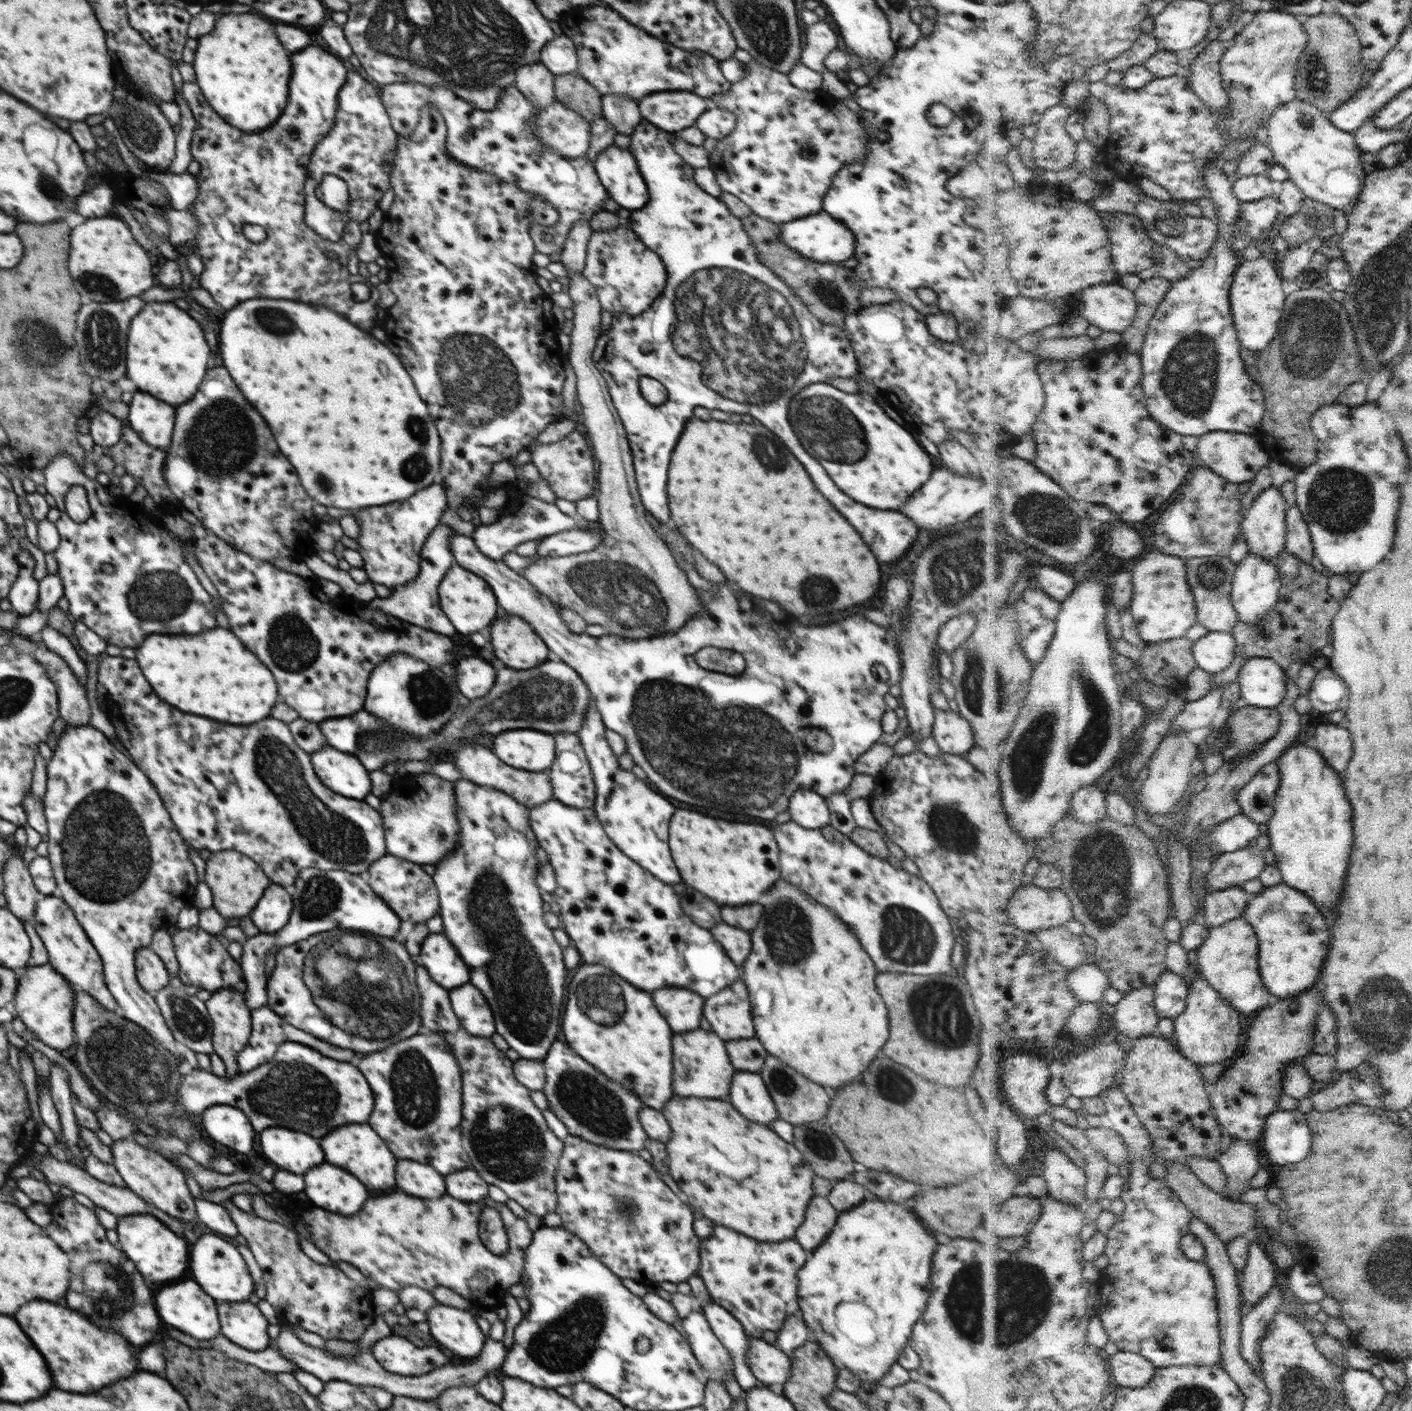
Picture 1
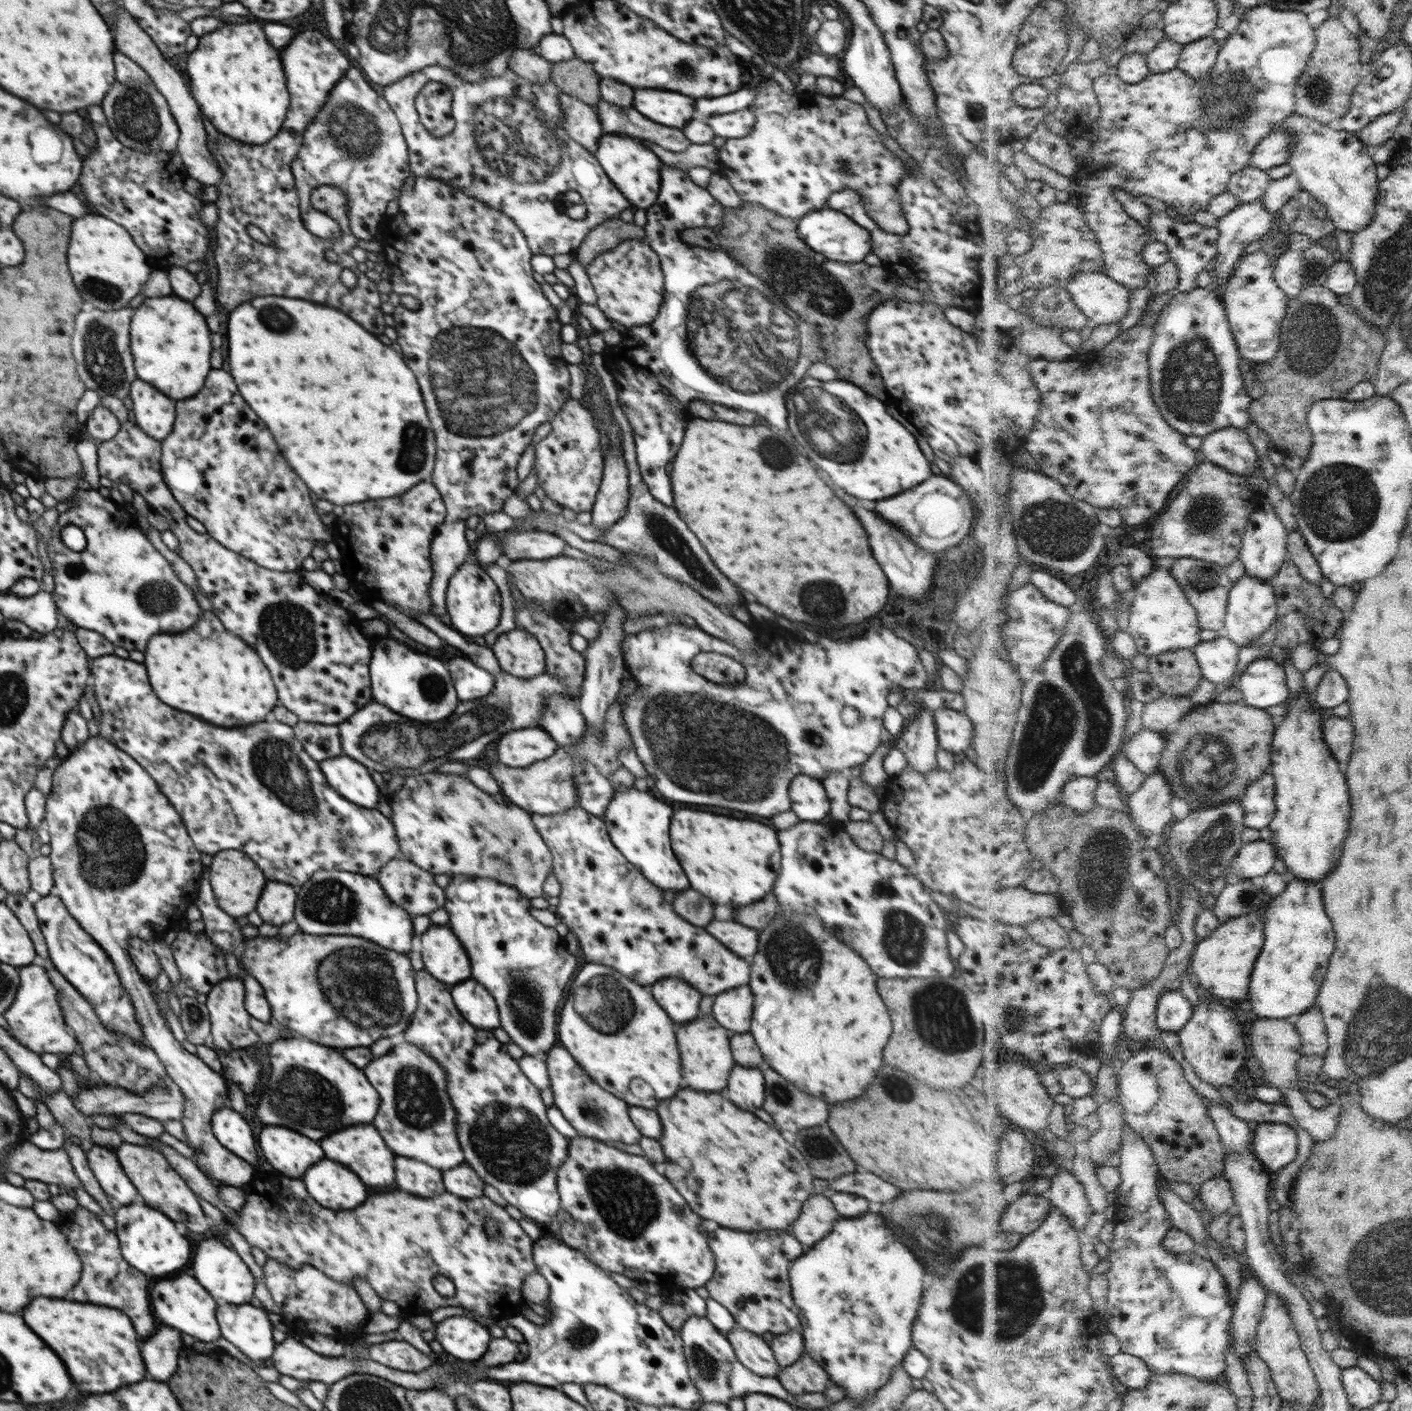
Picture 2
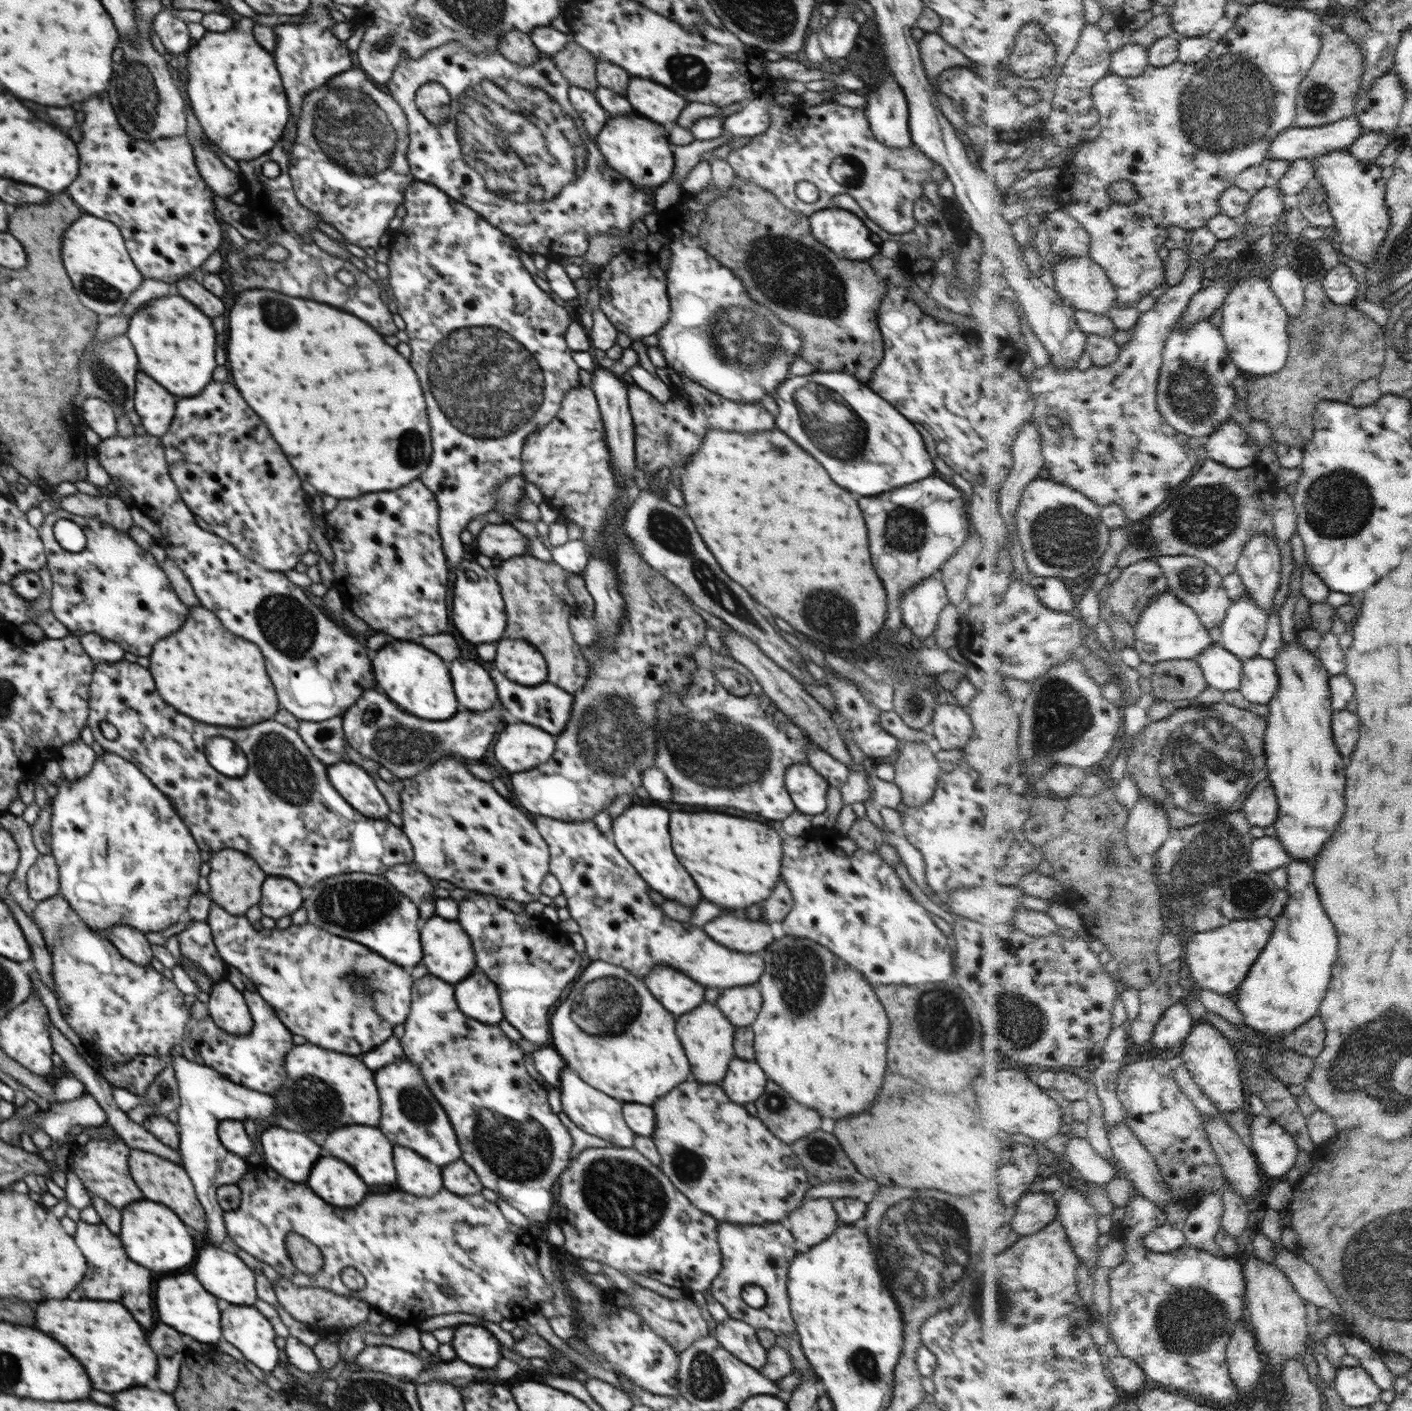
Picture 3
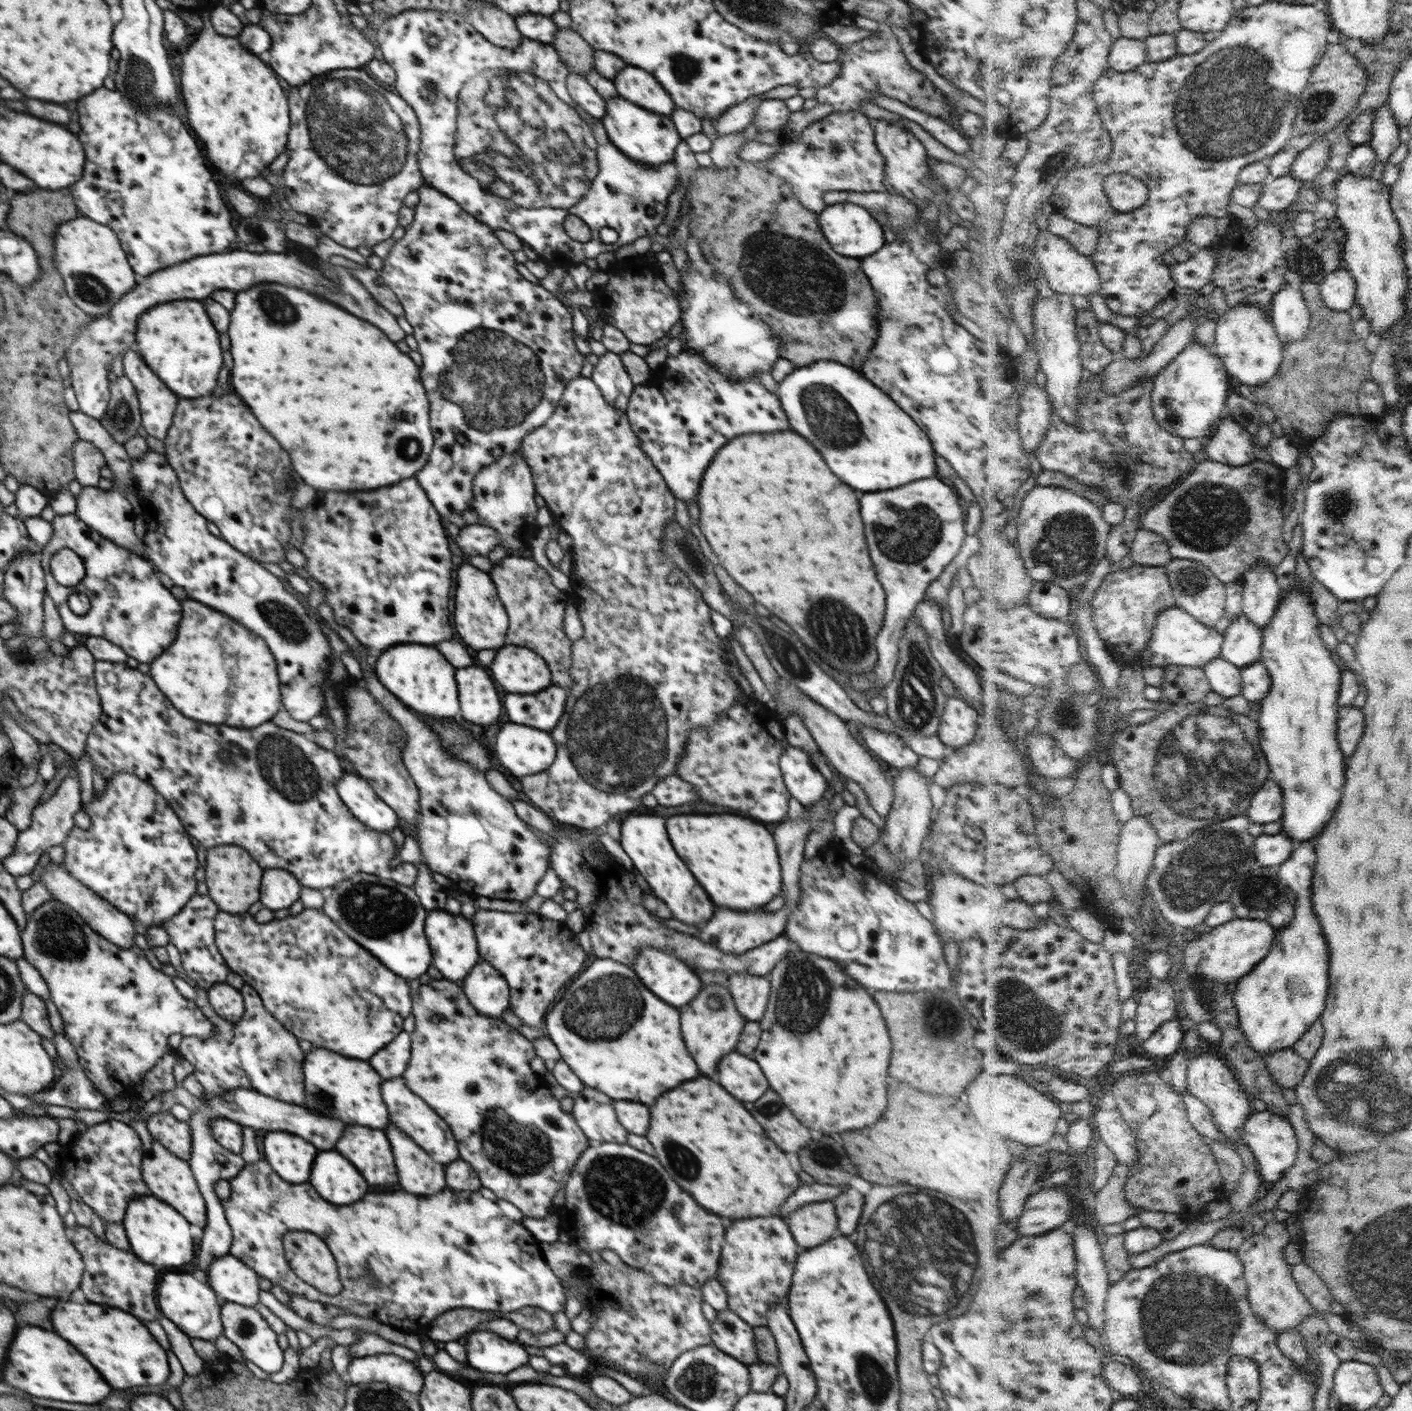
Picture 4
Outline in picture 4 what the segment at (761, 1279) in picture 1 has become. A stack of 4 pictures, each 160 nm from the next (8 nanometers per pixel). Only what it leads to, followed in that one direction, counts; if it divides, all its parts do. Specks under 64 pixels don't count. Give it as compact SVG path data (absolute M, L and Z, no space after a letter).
M780 1216L736 1220L726 1227L716 1280L727 1292L729 1310L751 1327L766 1327L772 1304L786 1302L792 1285L798 1244Z

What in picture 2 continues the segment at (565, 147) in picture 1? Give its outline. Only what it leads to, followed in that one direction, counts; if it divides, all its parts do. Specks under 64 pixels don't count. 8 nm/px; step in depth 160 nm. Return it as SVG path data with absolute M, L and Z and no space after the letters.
M564 93L559 94L559 99L564 121L558 133L570 144L576 142L594 155L603 134L596 108Z

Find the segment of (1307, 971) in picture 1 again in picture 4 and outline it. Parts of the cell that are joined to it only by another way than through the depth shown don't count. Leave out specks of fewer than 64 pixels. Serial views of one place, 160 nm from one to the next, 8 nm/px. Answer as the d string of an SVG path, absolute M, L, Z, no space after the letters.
M1316 842L1299 844L1294 854L1280 866L1281 877L1288 881L1291 891L1297 893L1299 900L1296 906L1296 918L1294 922L1278 930L1275 947L1271 954L1233 988L1239 1015L1241 1016L1241 1027L1250 1041L1251 1047L1256 1048L1260 1055L1268 1058L1272 1053L1276 1053L1286 1048L1293 1048L1303 1036L1315 1026L1315 1022L1324 1019L1326 1012L1326 1002L1328 1002L1328 990L1330 990L1330 948L1328 940L1324 936L1324 928L1320 918L1314 912L1314 876L1316 876L1316 864L1318 864L1318 852L1316 852Z

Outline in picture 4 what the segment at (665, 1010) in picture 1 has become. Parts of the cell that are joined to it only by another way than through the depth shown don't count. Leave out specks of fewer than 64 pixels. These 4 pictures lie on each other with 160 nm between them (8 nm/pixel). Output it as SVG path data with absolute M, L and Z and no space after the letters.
M642 947L639 950L639 955L635 956L632 969L648 990L656 992L656 996L660 1000L664 1000L676 1008L688 1004L703 987L698 974L683 960L677 959L673 954L668 954L668 952L656 947Z

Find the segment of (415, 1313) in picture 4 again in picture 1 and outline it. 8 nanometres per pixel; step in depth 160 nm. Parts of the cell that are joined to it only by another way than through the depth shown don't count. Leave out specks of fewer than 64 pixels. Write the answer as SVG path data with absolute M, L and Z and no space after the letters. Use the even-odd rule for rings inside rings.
M394 1192L380 1198L370 1198L356 1216L338 1216L310 1202L300 1204L298 1199L294 1200L290 1196L284 1196L283 1204L276 1207L293 1218L294 1224L298 1226L302 1224L302 1228L306 1228L314 1236L316 1248L322 1250L334 1265L339 1261L352 1264L364 1277L370 1277L376 1282L380 1289L387 1288L398 1292L407 1286L417 1286L432 1293L437 1286L447 1286L472 1302L477 1308L497 1309L505 1306L504 1298L510 1288L521 1283L524 1250L528 1249L533 1238L524 1219L516 1217L506 1204L495 1202L489 1196L476 1204L466 1204L452 1196L442 1196L438 1200L420 1200L404 1192ZM486 1206L500 1213L504 1226L509 1232L510 1246L503 1256L492 1254L484 1244L481 1244L478 1222L481 1217L480 1212Z

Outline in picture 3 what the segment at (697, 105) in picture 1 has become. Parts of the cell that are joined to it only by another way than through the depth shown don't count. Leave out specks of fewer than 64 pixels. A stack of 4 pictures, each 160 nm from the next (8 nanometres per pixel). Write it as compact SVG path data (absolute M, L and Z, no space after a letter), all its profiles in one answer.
M638 77L630 78L625 97L634 106L636 112L667 126L676 124L678 114L684 110L688 103L683 96L678 96L676 92L672 92L672 90L647 78L640 80Z

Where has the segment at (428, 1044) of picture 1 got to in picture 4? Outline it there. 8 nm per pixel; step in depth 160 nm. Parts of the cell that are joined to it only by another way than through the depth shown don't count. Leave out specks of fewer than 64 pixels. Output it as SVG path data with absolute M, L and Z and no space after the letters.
M403 1076L389 1078L384 1084L384 1104L388 1104L388 1116L392 1116L392 1124L404 1130L418 1146L422 1146L432 1158L440 1164L448 1164L458 1158L457 1139L448 1123L436 1114L435 1109L428 1106L422 1098L409 1090Z

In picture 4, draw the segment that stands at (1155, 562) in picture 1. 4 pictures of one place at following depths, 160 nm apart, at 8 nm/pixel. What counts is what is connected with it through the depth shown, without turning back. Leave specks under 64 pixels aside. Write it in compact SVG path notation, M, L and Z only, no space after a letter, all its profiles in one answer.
M1173 606L1160 615L1154 629L1153 641L1143 654L1144 664L1163 667L1170 664L1205 667L1223 656L1225 635L1216 628L1204 624L1204 621L1198 620L1187 609Z

